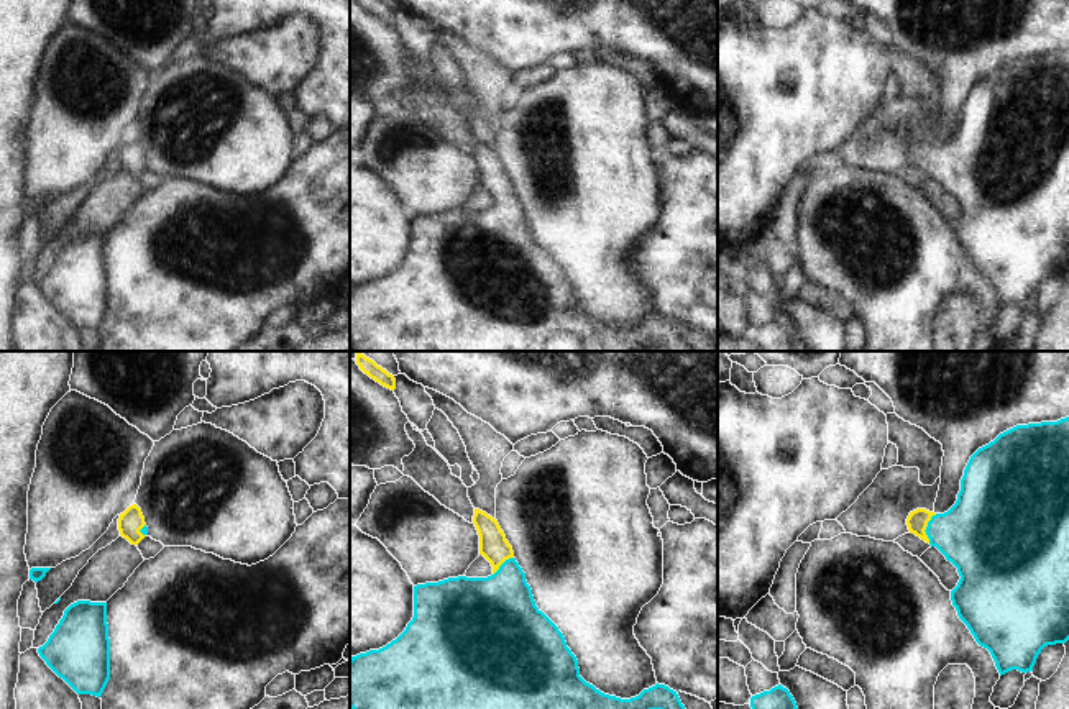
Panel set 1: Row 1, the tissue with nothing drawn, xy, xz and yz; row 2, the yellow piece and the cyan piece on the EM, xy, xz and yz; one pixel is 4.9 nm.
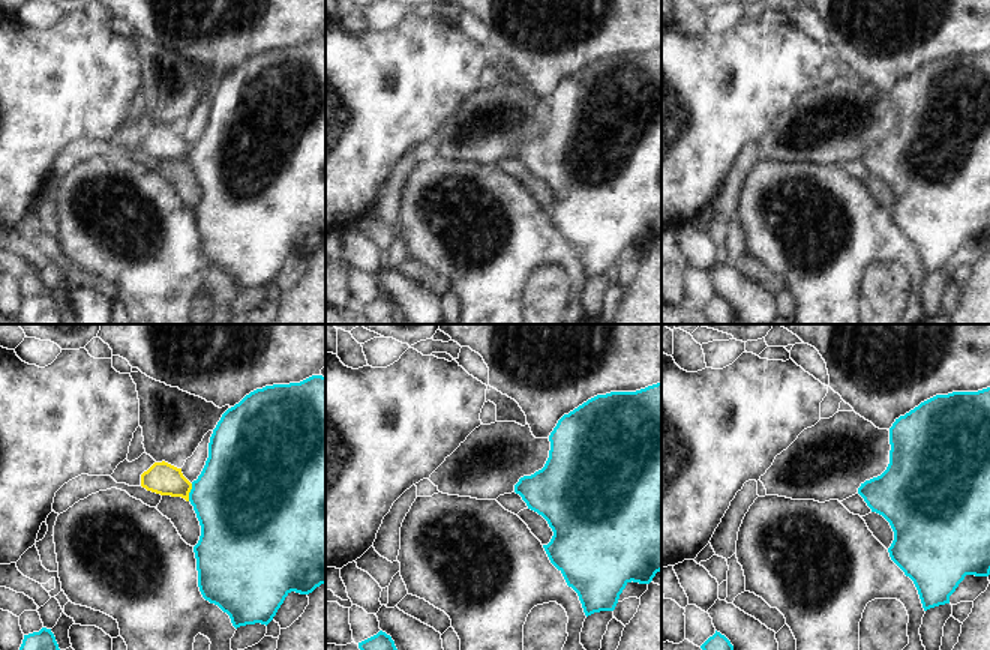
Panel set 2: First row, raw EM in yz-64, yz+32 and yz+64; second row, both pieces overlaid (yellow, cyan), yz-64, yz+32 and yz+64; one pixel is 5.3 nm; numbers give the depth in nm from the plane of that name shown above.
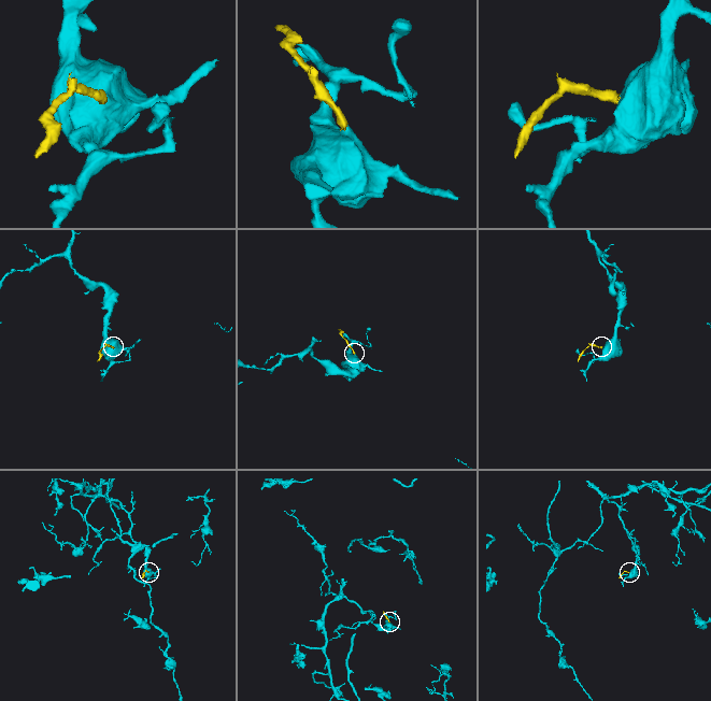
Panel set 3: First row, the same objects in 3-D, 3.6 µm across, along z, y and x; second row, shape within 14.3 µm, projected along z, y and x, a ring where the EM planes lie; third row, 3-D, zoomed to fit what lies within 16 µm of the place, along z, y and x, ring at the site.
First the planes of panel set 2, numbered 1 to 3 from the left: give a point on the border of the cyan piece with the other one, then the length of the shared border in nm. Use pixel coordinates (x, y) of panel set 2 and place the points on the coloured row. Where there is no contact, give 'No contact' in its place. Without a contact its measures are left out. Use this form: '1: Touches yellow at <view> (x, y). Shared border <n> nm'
1: Touches yellow at yz-64 (188, 493). Shared border 100 nm
2: No contact
3: No contact

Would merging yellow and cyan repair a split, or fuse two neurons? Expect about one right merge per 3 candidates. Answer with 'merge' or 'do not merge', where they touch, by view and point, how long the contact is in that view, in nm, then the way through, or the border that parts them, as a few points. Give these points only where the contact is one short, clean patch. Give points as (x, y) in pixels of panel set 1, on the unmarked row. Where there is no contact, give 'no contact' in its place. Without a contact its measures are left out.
merge; contact yz (926, 158); length 150 nm; way yz (918, 151), (926, 158), (956, 166), (976, 166)

